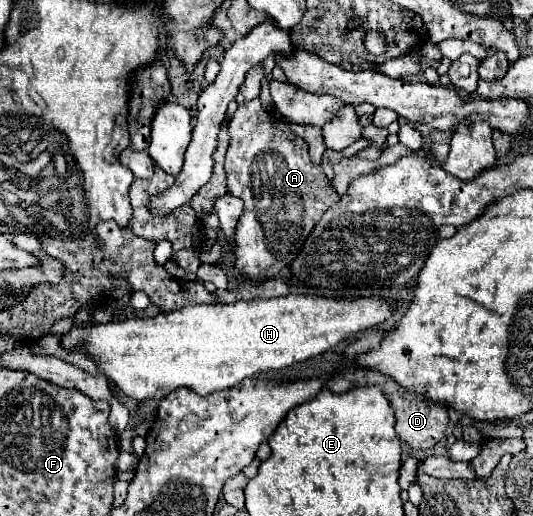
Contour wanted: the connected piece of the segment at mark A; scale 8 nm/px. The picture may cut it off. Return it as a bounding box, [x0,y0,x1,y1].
[225,97,339,281]

